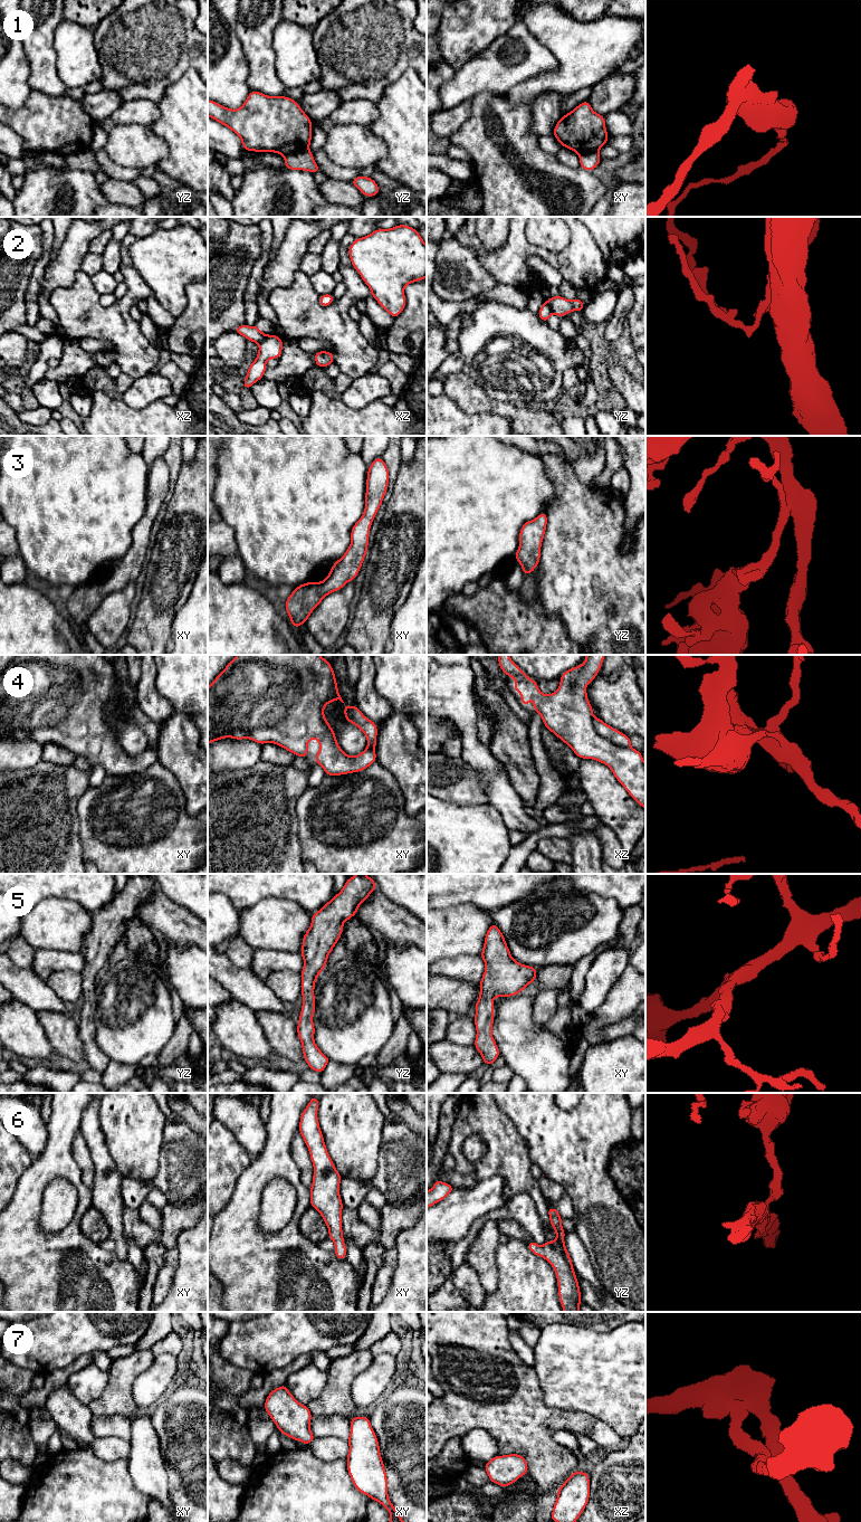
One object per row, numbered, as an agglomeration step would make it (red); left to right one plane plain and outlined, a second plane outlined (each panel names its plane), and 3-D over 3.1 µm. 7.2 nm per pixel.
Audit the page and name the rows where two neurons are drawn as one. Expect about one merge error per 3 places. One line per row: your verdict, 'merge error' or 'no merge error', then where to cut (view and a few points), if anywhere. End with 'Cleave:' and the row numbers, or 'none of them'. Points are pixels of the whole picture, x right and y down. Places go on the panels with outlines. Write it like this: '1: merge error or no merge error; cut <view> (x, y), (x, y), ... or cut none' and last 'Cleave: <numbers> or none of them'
1: merge error; cut yz (308, 149), (302, 152), (288, 153), (285, 157)
2: merge error; cut yz (547, 301), (553, 312)
3: no merge error; cut none
4: no merge error; cut none
5: no merge error; cut none
6: no merge error; cut none
7: no merge error; cut none
Cleave: 1, 2

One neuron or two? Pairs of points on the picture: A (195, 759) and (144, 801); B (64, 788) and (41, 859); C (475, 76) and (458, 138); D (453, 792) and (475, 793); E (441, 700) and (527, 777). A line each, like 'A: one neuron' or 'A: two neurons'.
A: two neurons
B: one neuron
C: two neurons
D: one neuron
E: two neurons

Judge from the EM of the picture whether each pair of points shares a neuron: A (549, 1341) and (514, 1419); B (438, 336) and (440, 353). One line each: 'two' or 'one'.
A: two
B: one

